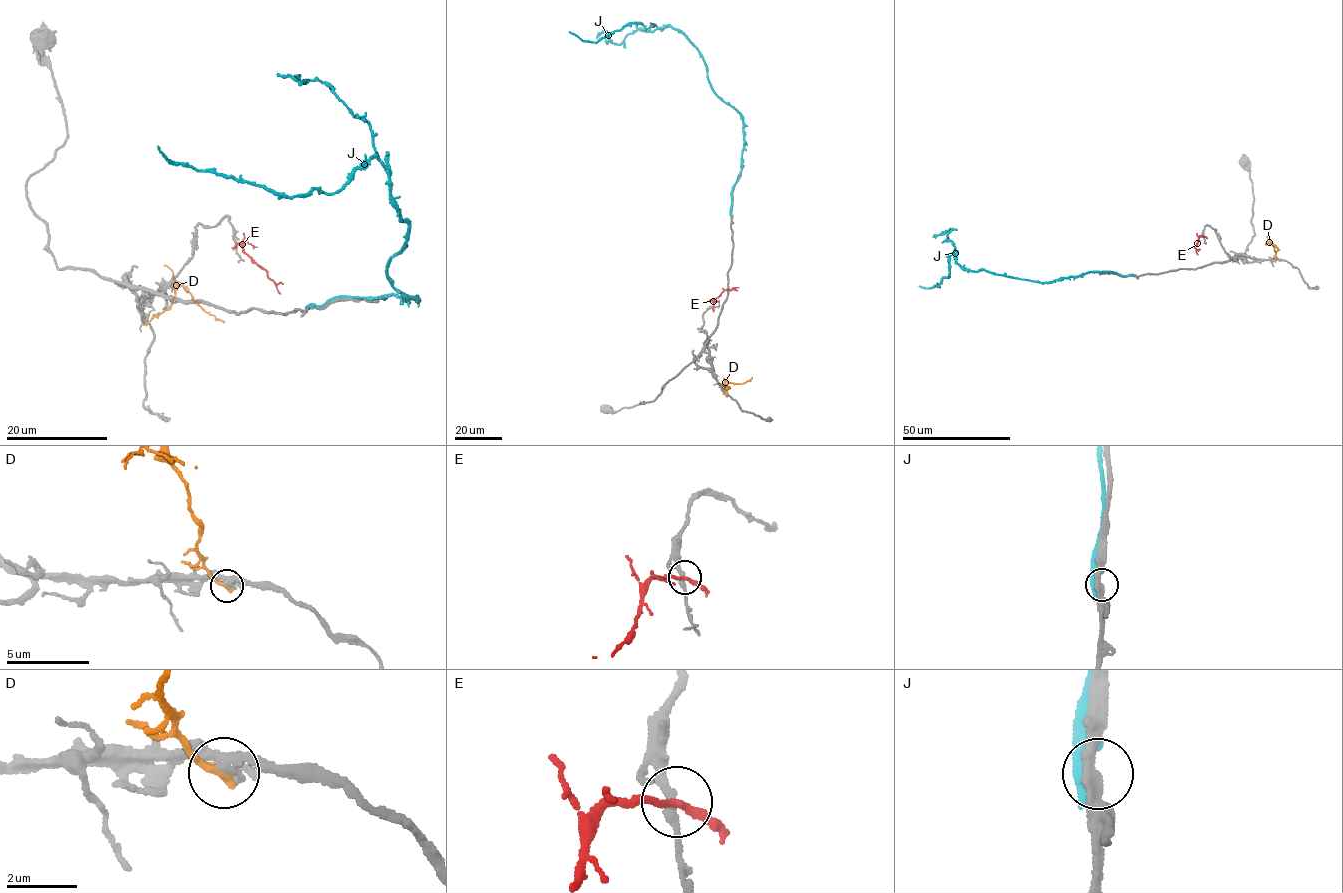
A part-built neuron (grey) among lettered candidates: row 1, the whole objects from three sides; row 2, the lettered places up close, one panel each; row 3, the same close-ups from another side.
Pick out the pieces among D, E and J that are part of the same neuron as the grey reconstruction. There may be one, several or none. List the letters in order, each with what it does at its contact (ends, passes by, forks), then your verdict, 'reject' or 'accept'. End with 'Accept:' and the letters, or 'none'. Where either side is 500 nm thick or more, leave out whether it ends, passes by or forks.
D: it passes by; reject
E: it passes by; reject
J: it ends there; reject
Accept: none

